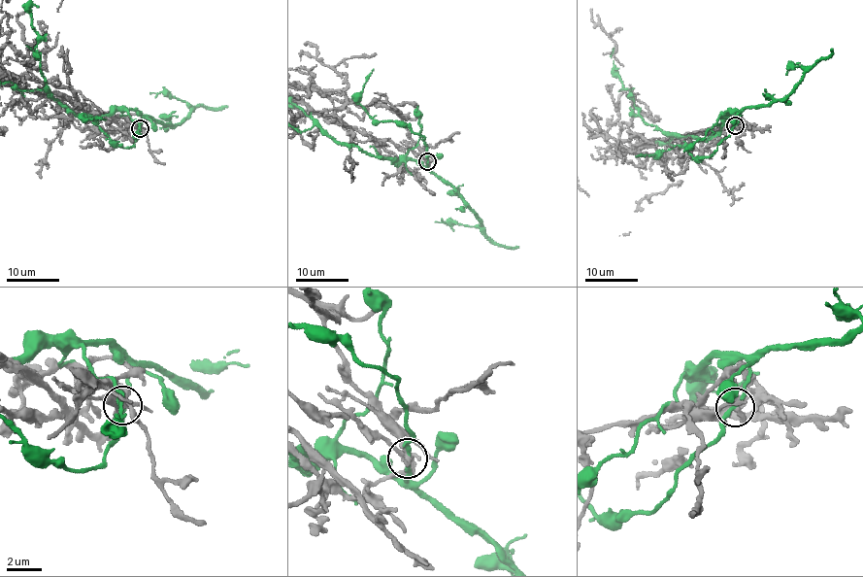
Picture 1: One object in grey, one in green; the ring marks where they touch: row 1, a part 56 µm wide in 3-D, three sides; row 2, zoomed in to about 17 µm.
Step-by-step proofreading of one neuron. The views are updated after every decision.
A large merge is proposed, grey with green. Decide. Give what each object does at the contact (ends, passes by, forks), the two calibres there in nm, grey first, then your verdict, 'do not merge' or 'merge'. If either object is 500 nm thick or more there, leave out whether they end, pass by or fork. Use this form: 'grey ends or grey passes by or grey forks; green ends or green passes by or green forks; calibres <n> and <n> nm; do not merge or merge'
grey passes by; green passes by; calibres 200 and 200 nm; do not merge

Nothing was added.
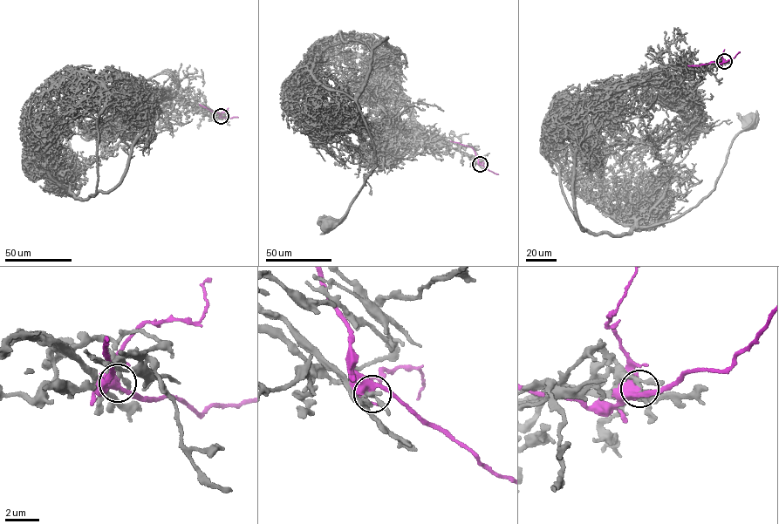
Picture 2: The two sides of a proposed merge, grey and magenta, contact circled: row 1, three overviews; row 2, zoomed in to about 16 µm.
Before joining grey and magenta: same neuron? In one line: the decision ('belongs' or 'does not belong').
does not belong

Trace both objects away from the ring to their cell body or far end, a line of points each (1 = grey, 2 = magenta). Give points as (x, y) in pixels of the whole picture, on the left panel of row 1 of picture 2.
1: (221, 117), (146, 100), (110, 131), (72, 197), (80, 185), (70, 141), (41, 123)
2: (221, 117), (220, 113), (199, 104)

